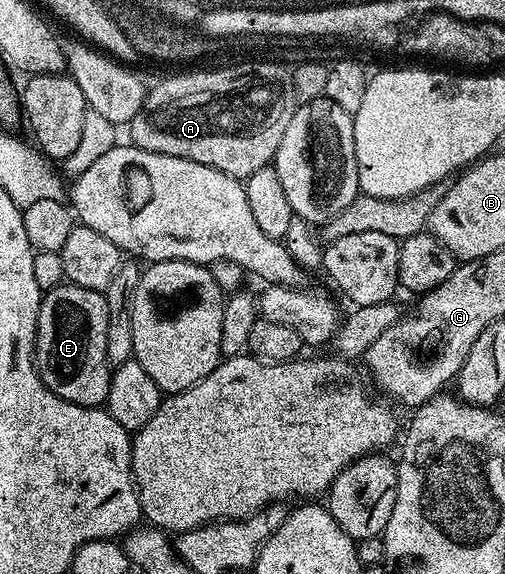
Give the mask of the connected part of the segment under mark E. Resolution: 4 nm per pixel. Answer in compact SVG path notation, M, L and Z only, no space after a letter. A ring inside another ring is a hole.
M59 285L45 290L38 309L36 368L58 397L83 407L99 407L108 398L112 371L106 353L108 300L85 287Z

